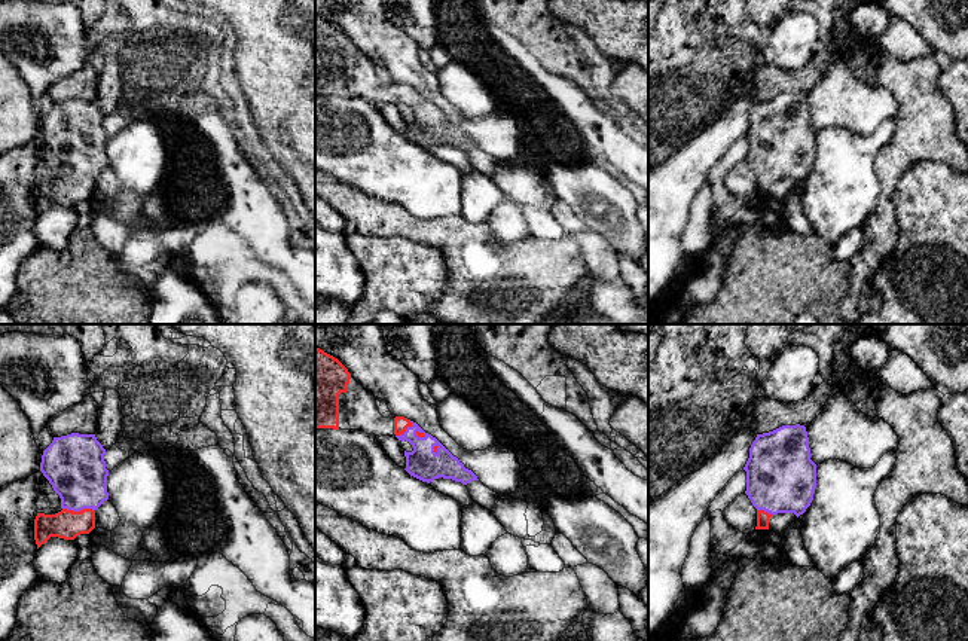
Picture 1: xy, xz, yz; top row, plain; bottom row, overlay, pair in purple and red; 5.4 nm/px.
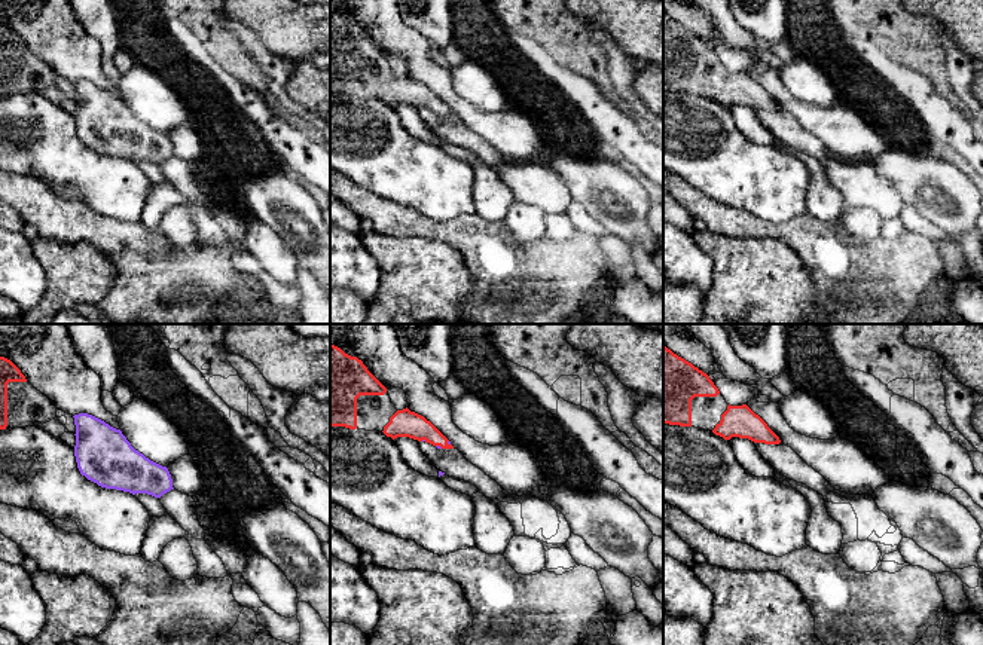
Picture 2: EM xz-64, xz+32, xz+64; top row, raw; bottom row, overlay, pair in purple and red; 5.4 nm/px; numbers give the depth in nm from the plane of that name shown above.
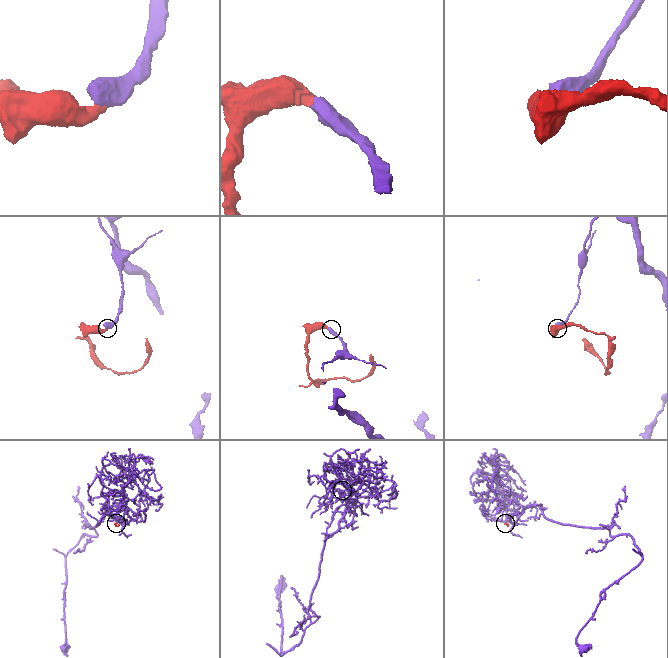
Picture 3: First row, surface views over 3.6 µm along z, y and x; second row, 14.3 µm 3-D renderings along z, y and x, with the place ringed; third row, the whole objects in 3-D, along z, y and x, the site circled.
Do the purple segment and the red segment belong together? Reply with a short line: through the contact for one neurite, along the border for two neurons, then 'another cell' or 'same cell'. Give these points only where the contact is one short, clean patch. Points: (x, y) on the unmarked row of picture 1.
line xy (75, 133), (79, 145), (79, 177), (66, 191); same cell

